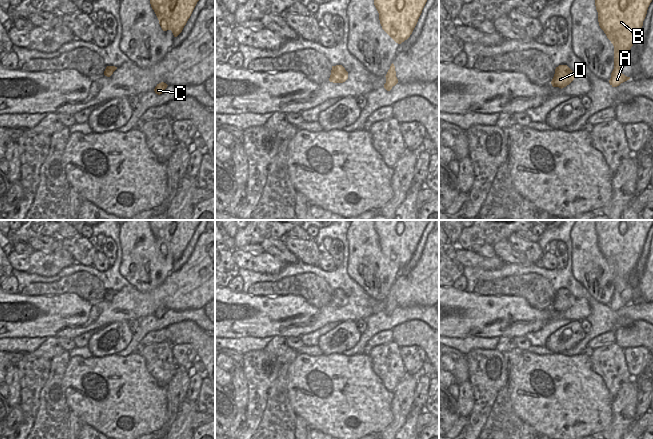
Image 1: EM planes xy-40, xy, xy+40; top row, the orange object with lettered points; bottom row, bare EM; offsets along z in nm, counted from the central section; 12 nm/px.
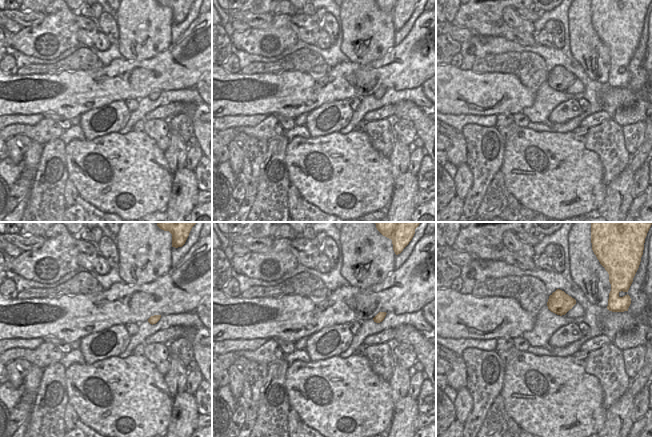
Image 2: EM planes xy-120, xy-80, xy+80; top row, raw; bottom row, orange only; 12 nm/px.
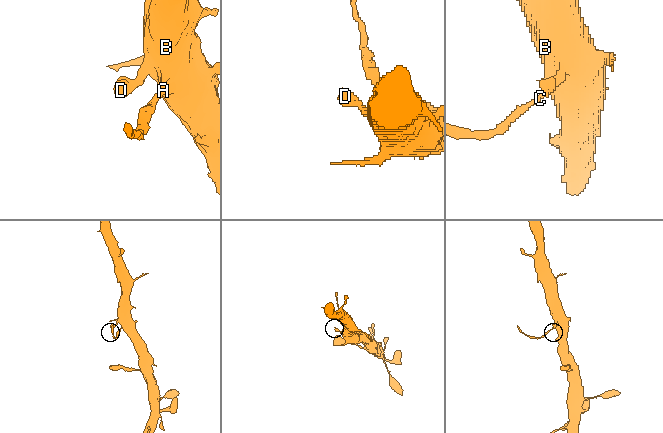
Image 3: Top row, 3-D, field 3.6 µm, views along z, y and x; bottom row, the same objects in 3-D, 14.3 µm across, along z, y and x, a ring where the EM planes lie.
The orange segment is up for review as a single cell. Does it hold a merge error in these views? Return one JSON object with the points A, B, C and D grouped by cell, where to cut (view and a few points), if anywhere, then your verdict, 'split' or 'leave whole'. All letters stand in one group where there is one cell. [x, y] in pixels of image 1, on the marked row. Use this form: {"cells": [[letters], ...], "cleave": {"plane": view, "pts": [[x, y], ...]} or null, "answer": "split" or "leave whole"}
{"cells": [["A", "B", "D"], ["C"]], "cleave": {"plane": "xy", "pts": [[386, 82], [390, 89]]}, "answer": "split"}

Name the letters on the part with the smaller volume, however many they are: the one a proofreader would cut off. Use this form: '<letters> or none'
C

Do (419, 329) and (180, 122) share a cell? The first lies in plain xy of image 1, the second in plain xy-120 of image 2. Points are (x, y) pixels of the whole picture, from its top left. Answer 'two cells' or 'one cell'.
two cells

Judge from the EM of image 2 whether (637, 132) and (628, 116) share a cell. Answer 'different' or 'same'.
different

